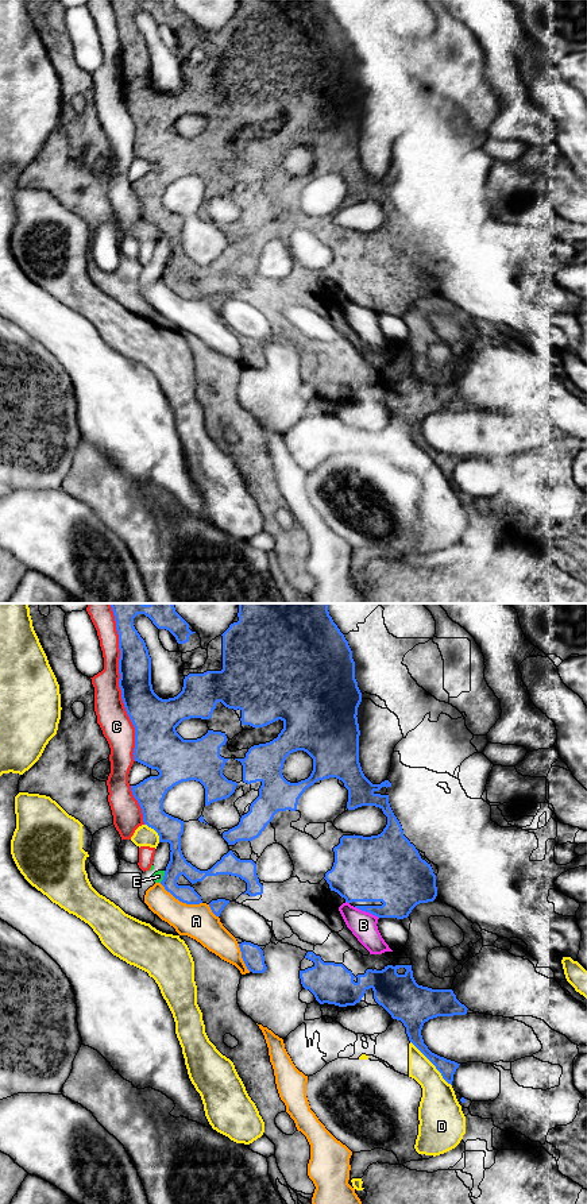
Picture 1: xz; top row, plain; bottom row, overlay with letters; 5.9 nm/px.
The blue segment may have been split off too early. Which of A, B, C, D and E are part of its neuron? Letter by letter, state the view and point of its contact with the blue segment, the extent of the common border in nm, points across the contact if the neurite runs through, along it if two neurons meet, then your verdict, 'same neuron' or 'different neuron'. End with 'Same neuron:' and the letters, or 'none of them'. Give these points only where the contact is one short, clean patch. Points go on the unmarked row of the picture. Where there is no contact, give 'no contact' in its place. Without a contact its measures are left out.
A: xz (181, 296) | 280 nm | different neuron
B: xz (367, 307) | 160 nm | along xz (355, 301), (378, 313) | different neuron
C: xz (119, 78) | 950 nm | different neuron
D: xz (432, 458) | 360 nm | different neuron
E: xz (163, 271) | 80 nm | along xz (165, 266), (159, 277) | different neuron
Same neuron: none of them

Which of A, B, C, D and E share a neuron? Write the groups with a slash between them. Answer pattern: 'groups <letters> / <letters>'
groups A / B C E / D

